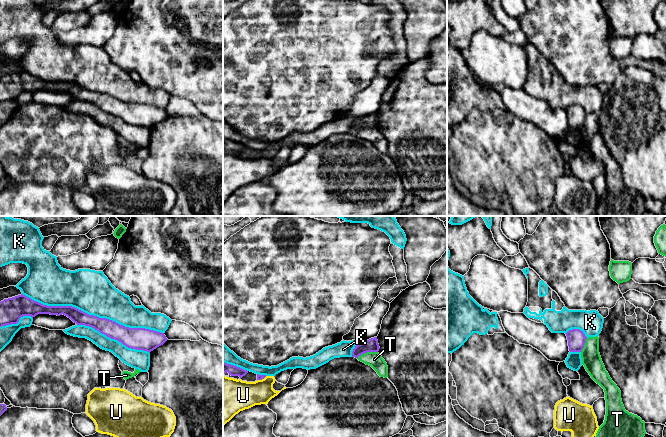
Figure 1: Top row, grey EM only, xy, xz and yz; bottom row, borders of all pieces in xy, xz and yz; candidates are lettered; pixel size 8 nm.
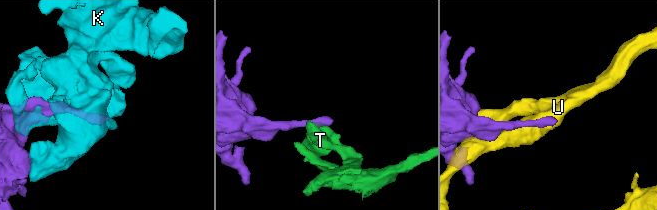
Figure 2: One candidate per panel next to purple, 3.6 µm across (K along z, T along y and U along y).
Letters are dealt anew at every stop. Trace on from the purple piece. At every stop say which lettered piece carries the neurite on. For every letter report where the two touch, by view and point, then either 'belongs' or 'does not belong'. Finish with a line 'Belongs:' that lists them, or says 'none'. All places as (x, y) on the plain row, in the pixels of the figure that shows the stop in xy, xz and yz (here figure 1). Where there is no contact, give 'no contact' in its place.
K: contact xy (93, 91); does not belong
T: contact xz (367, 127); does not belong
U: contact xz (261, 155); does not belong
Belongs: none

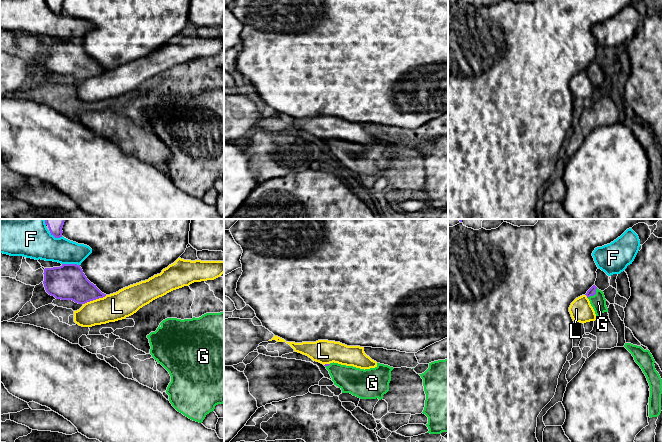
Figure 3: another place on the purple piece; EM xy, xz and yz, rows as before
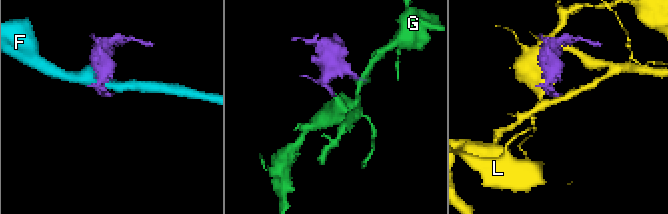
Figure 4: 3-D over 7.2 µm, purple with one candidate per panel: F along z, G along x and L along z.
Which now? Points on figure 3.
F: contact xy (71, 40); does not belong
G: contact yz (593, 71); belongs
L: contact xy (94, 75); does not belong
Belongs: G

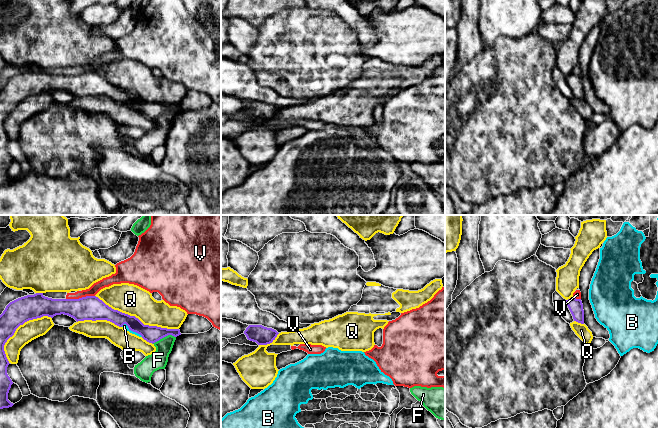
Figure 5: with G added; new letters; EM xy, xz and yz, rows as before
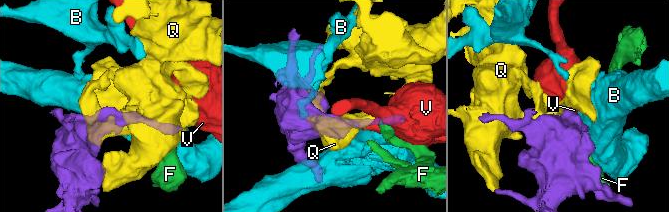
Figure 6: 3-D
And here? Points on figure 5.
B: contact xy (132, 106); does not belong
F: contact xy (163, 113); does not belong
Q: contact xy (137, 94); does not belong
V: contact xy (80, 74); does not belong
Belongs: none

